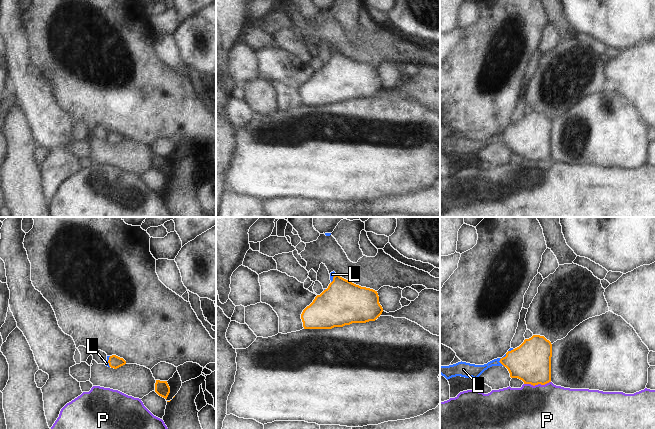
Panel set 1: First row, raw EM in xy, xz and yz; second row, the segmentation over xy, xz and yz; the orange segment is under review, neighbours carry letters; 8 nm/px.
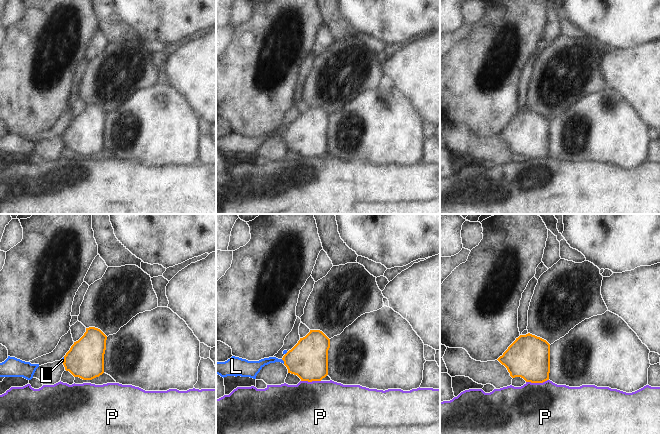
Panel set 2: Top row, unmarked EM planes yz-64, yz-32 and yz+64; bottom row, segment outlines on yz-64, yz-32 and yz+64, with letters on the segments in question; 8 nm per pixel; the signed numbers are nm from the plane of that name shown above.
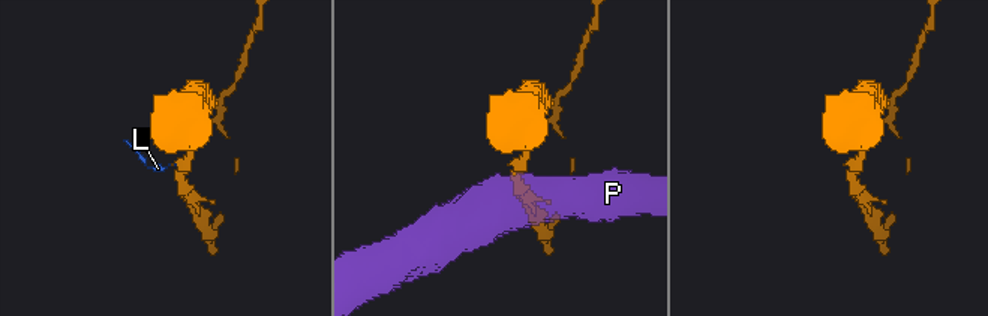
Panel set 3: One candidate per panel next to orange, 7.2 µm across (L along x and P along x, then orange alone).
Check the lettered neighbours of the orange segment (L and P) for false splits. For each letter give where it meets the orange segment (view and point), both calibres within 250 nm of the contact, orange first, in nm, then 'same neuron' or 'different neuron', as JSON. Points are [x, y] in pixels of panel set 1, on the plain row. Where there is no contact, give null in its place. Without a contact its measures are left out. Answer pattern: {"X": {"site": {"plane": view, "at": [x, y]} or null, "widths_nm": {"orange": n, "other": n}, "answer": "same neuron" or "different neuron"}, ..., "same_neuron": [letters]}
{"L": {"site": {"plane": "yz", "at": [500, 136]}, "widths_nm": {"orange": 320, "other": 110}, "answer": "same neuron"}, "P": {"site": {"plane": "yz", "at": [537, 160]}, "widths_nm": {"orange": 320, "other": 480}, "answer": "different neuron"}, "same_neuron": ["L"]}

